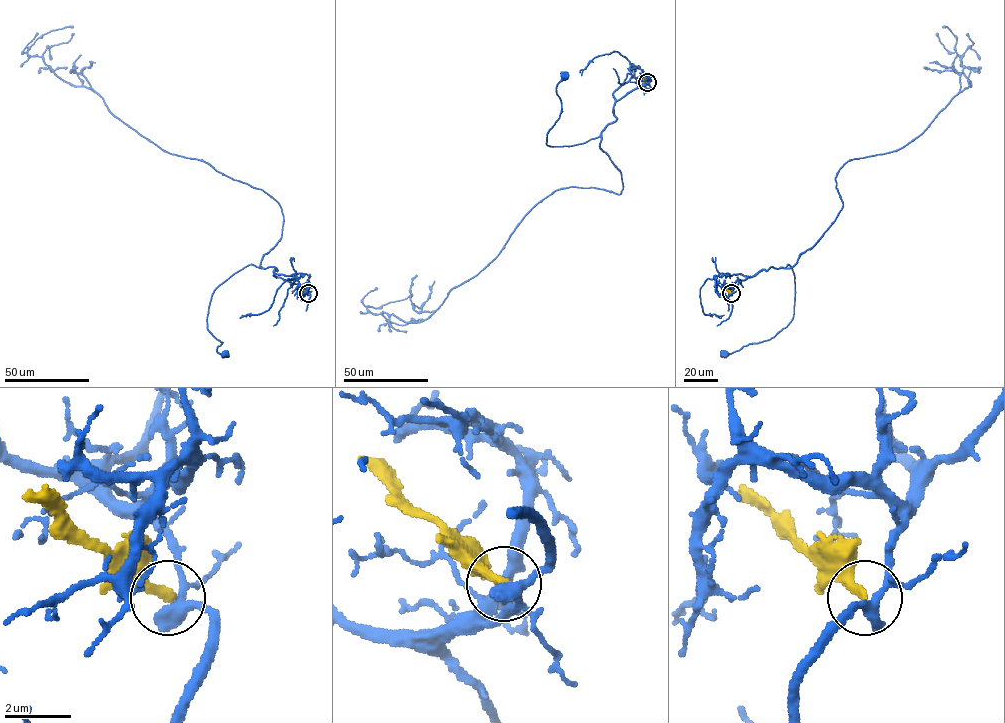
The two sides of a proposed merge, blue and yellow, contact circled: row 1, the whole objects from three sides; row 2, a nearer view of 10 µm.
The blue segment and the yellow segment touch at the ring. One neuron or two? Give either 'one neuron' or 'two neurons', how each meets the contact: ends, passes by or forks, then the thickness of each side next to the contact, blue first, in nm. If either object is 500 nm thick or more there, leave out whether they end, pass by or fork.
two neurons; blue forks there; yellow ends there; 320 nm thick on the blue side, 280 nm on the other

